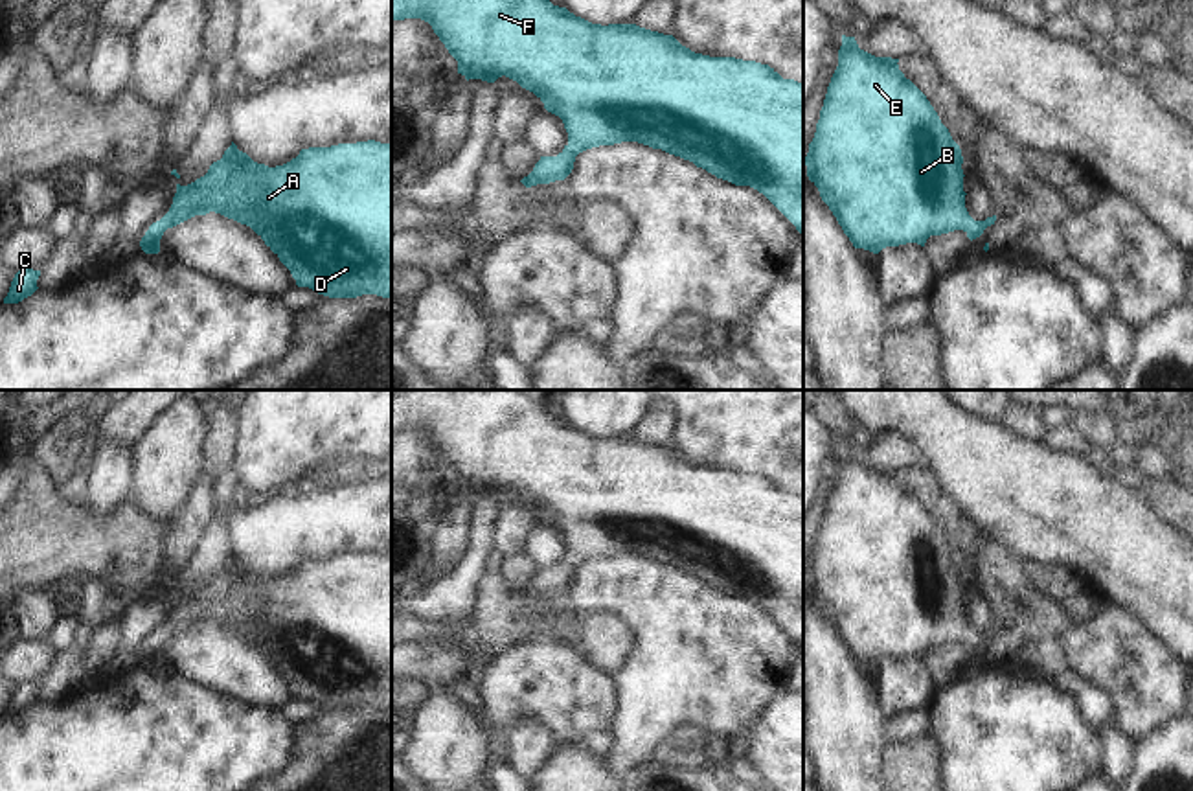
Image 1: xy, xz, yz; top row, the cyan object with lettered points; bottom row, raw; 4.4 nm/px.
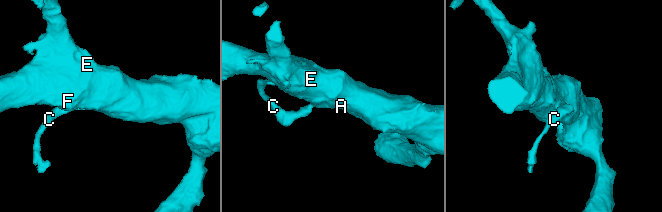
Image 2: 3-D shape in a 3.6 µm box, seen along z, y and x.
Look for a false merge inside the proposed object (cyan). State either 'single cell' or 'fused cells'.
single cell

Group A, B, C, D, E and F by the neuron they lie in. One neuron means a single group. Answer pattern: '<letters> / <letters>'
A B C D E F

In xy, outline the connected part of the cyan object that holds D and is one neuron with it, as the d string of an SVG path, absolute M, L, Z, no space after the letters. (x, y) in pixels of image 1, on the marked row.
M368 140L309 147L290 162L268 167L232 142L204 177L187 186L176 184L169 212L149 226L140 241L142 250L158 254L167 228L210 212L250 226L290 270L298 287L329 298L392 298L392 143Z

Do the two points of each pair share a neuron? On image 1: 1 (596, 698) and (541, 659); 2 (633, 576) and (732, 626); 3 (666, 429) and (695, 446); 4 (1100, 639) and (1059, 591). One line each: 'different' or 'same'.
1: same
2: same
3: different
4: different

